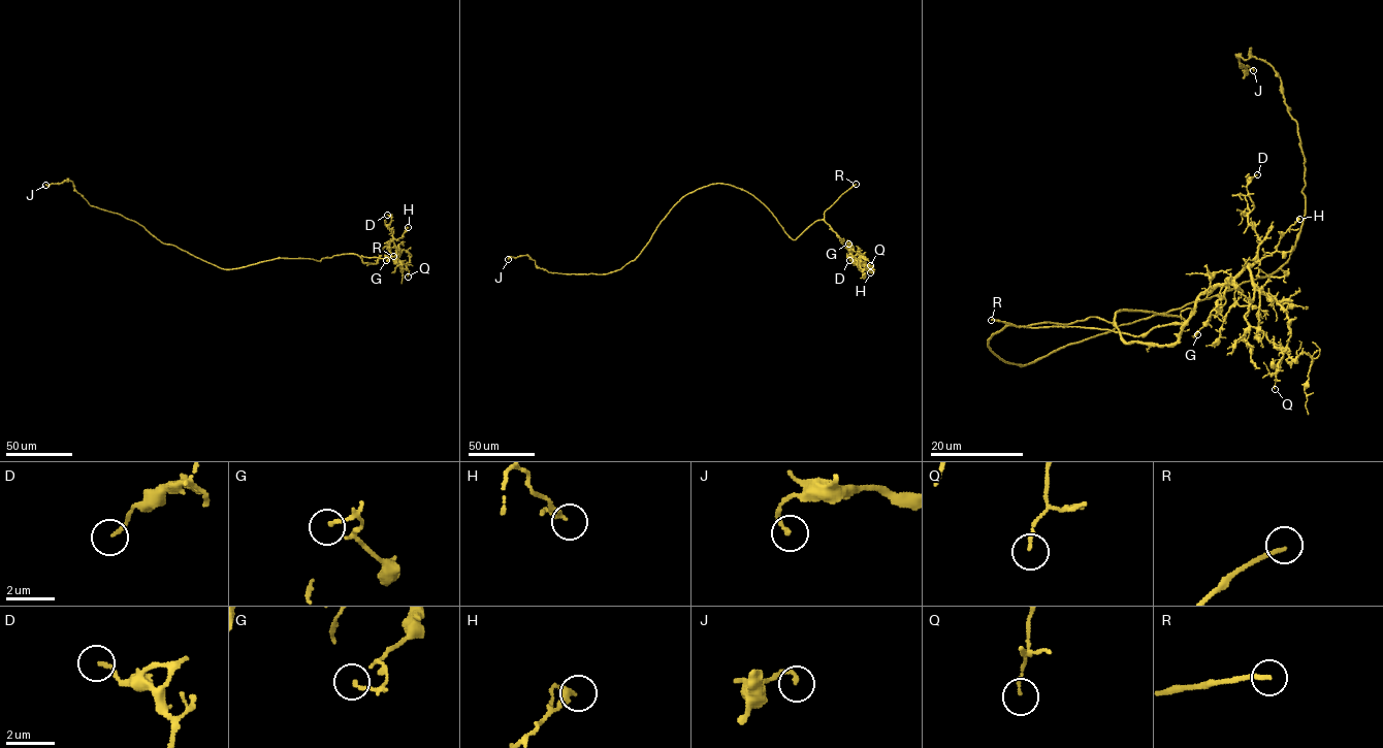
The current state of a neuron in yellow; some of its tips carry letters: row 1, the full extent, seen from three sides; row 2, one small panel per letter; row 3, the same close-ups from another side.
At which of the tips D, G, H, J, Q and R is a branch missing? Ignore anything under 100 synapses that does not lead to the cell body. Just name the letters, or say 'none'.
R

